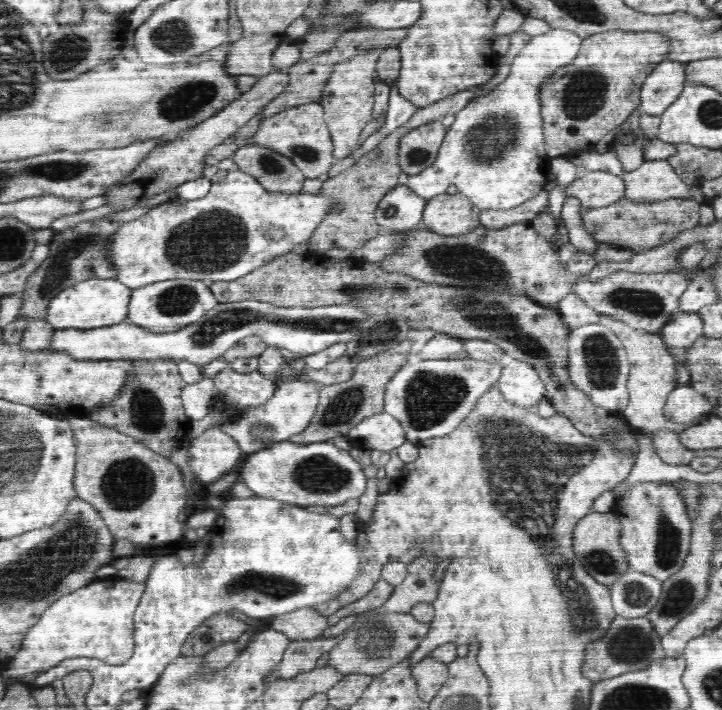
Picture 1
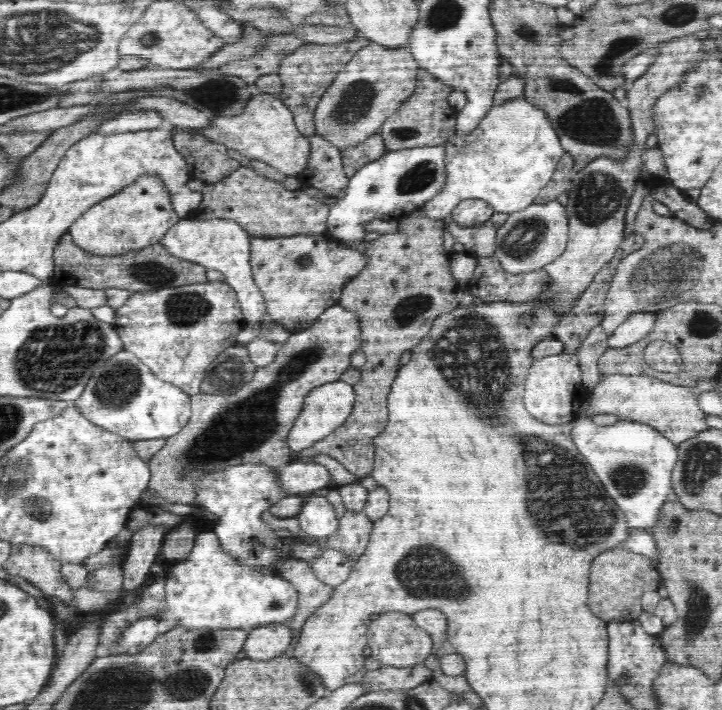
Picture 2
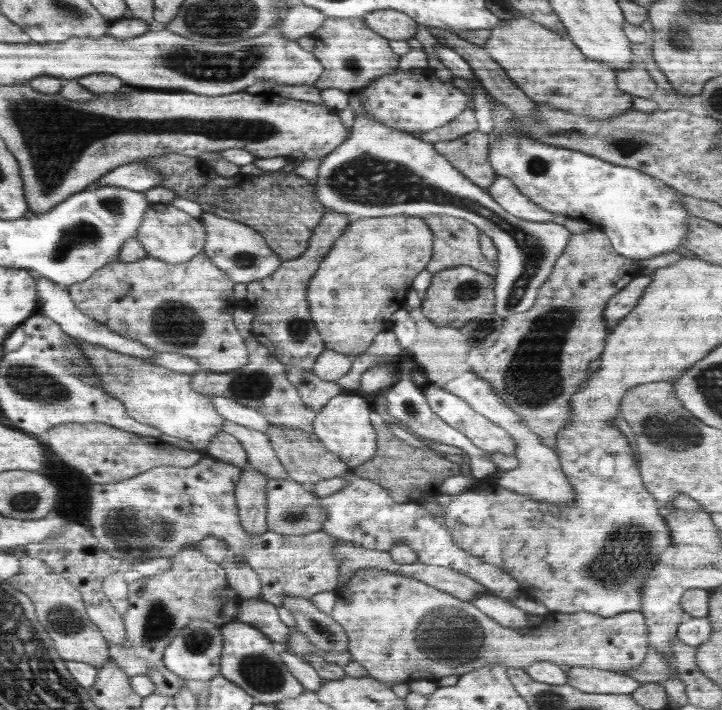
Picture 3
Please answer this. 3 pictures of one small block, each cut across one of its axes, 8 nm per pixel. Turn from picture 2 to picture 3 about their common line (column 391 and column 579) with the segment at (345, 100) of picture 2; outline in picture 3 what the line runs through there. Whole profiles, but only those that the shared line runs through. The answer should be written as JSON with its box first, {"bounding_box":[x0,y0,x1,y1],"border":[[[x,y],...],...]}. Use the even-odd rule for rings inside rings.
{"bounding_box":[483,17,635,120],"border":[[[520,17],[501,22],[491,30],[491,36],[483,48],[490,59],[506,72],[511,82],[534,103],[574,112],[574,114],[586,116],[592,120],[610,120],[614,116],[620,116],[633,109],[632,104],[635,97],[618,89],[617,71],[598,60],[587,58],[569,38],[561,38],[558,34],[543,28],[542,25],[532,20]]]}

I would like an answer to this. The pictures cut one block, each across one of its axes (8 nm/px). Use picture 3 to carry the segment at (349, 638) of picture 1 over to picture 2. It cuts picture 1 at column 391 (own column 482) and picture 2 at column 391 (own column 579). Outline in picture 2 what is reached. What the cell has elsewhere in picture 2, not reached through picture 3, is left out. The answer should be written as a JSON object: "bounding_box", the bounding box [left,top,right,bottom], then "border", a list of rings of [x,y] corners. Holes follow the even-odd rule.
{"bounding_box":[368,611,434,668],"border":[[[392,611],[378,615],[368,627],[368,653],[376,657],[383,667],[406,668],[420,664],[432,652],[434,642],[428,632],[414,622],[413,615]]]}

